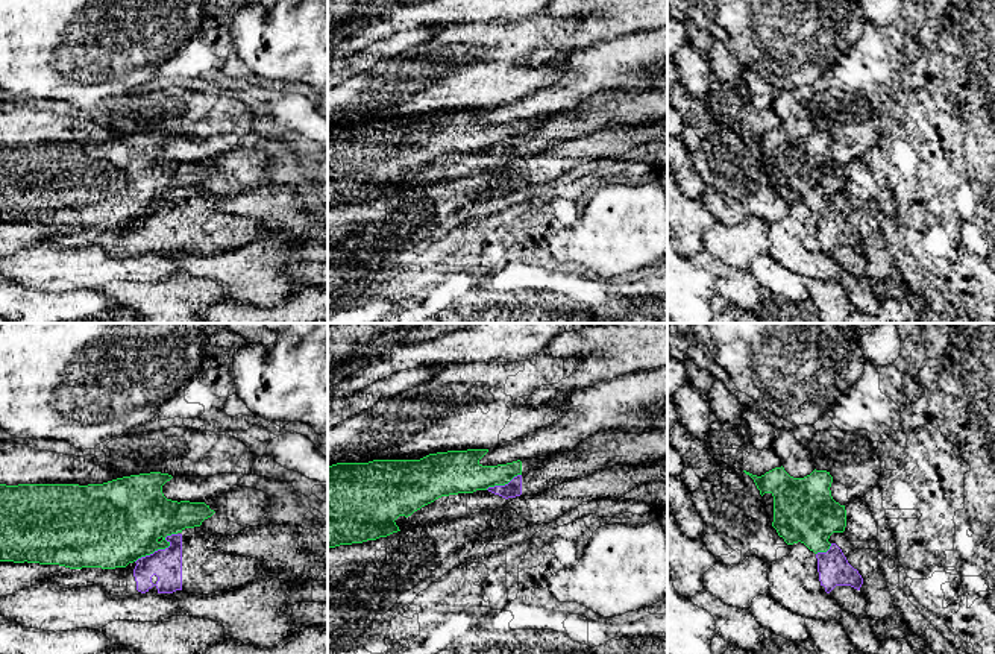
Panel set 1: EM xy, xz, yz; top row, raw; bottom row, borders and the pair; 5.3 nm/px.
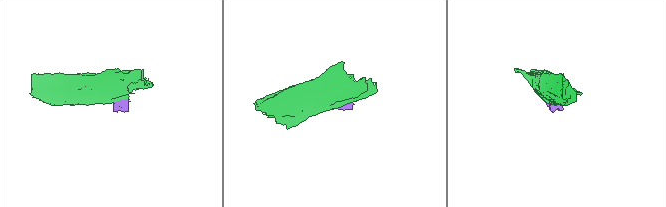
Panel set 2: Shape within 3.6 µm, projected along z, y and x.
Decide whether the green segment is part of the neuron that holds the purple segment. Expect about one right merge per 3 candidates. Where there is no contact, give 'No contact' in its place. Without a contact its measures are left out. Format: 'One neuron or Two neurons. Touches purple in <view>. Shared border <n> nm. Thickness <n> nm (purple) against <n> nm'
Two neurons. Touches purple in xy. Shared border 280 nm. Thickness 160 nm (purple) against 400 nm

